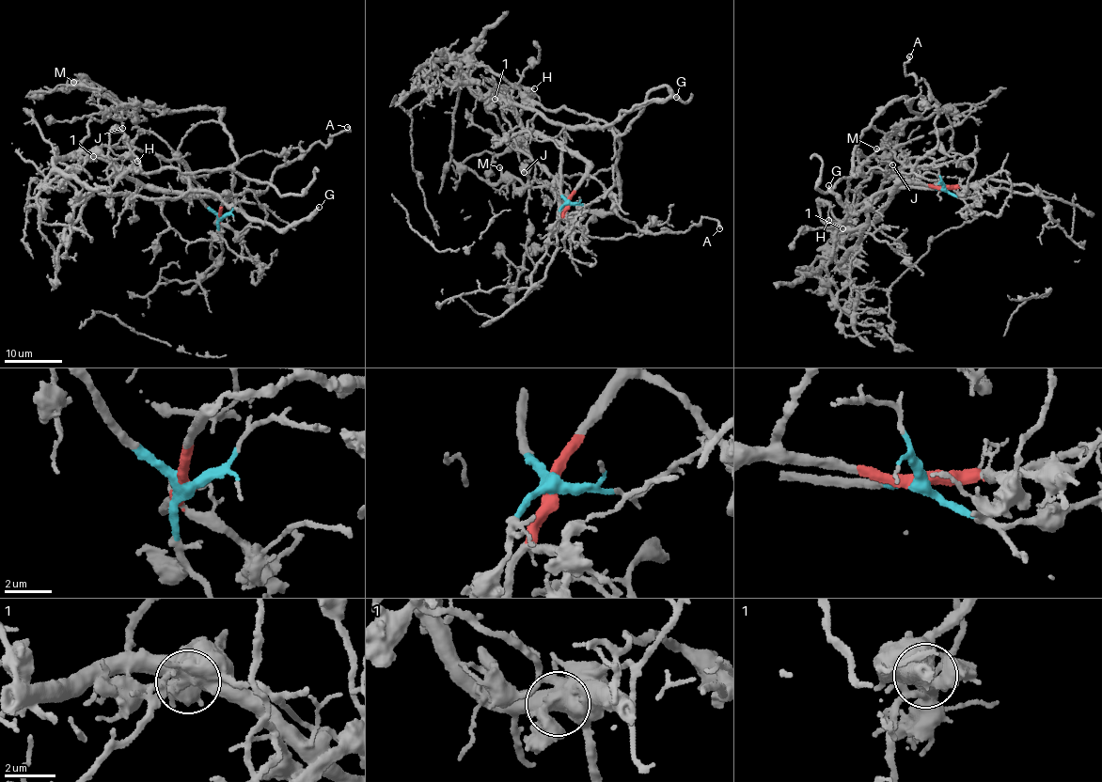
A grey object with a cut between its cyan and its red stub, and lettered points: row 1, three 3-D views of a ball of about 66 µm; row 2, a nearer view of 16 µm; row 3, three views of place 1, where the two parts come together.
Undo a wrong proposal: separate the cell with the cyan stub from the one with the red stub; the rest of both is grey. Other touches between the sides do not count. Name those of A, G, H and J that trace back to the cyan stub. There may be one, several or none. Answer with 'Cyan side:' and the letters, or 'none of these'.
Cyan side: G

